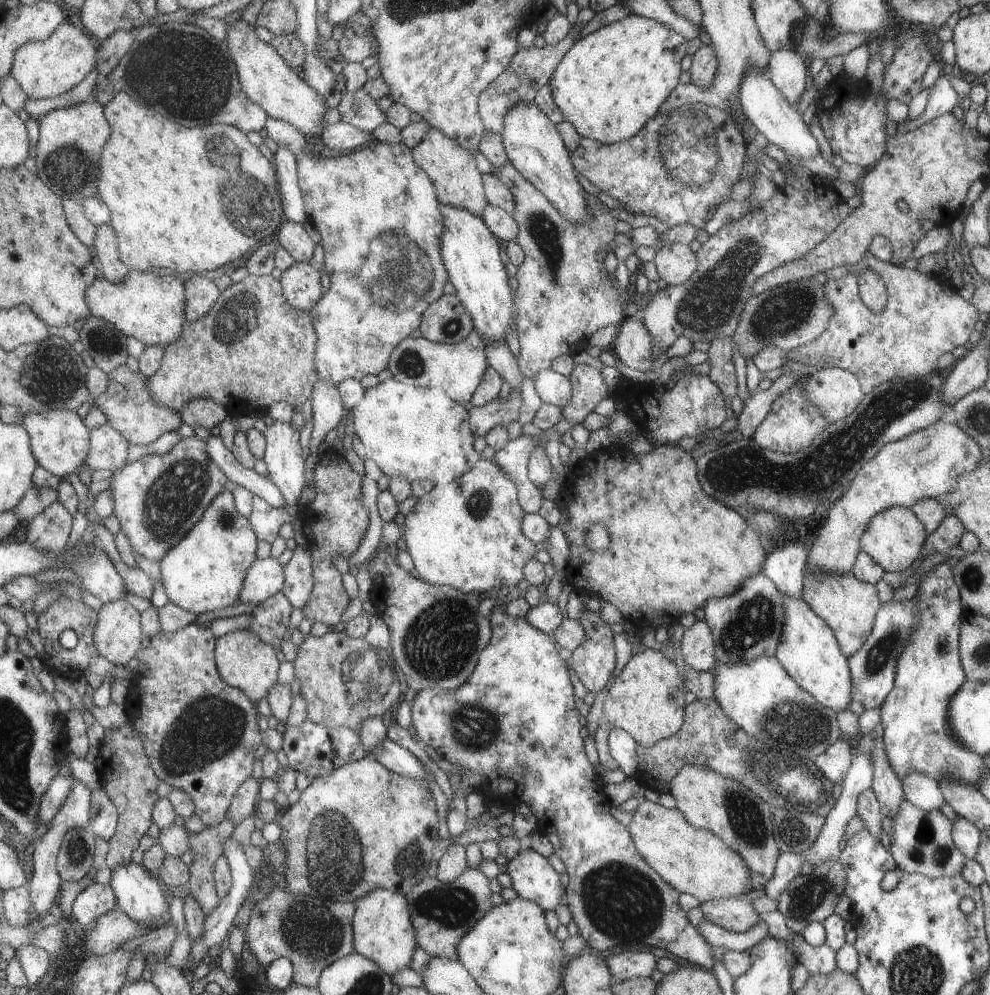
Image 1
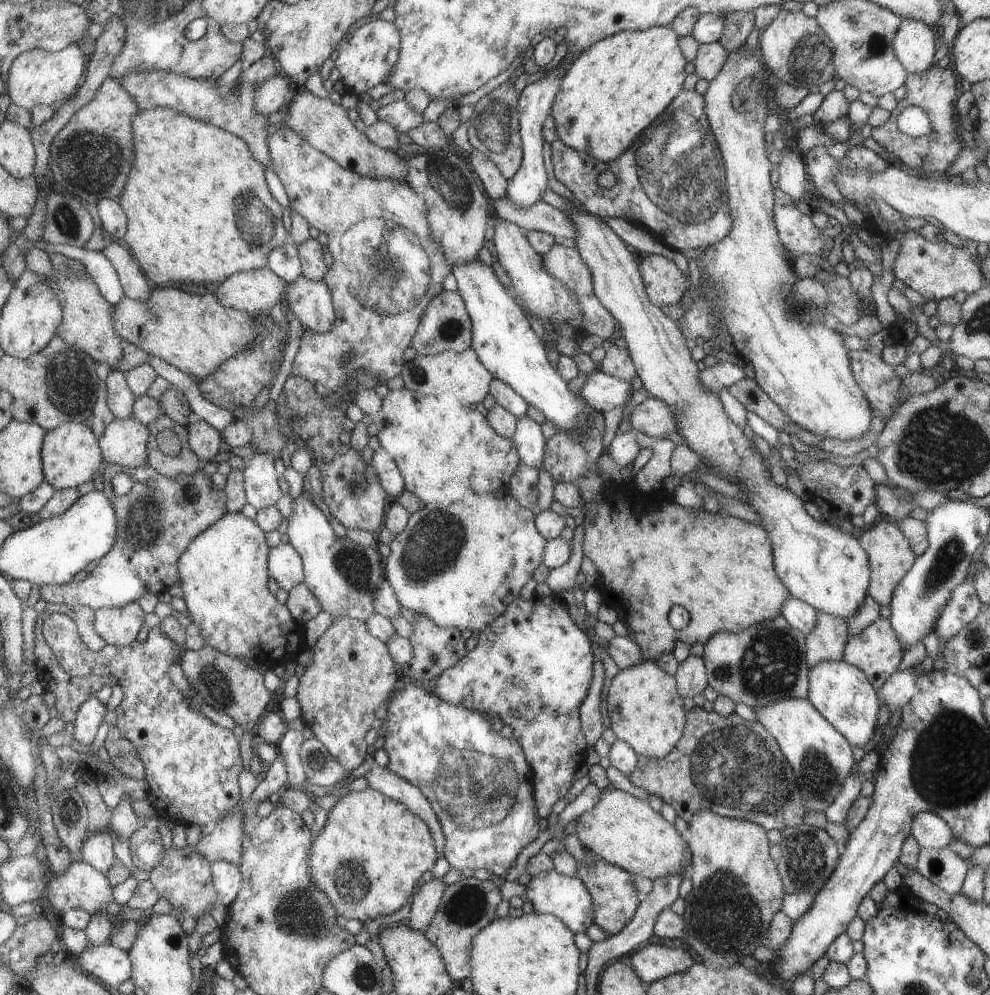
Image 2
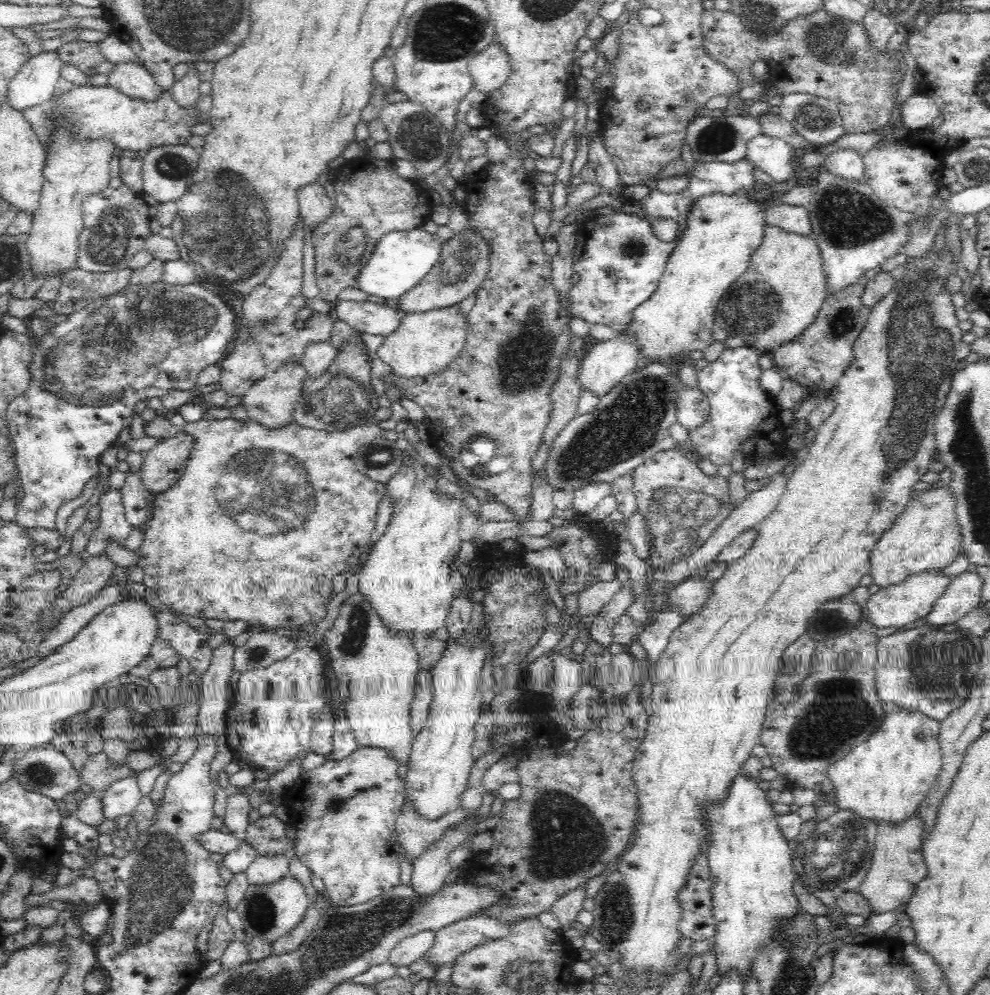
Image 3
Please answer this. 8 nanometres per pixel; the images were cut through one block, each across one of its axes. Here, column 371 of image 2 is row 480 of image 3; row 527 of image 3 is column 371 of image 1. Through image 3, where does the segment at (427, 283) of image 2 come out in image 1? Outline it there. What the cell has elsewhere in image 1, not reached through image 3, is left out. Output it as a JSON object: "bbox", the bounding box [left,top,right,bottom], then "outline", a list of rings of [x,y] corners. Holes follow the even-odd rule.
{"bbox":[264,117,448,385],"outline":[[[267,117],[264,127],[267,136],[278,147],[285,146],[293,154],[298,176],[297,188],[301,192],[301,200],[303,200],[307,220],[319,233],[319,243],[322,246],[324,254],[322,268],[330,282],[326,294],[323,294],[321,300],[318,300],[315,306],[309,310],[317,338],[316,355],[313,356],[313,360],[316,361],[317,380],[325,380],[325,382],[331,382],[331,384],[336,385],[343,378],[355,378],[359,380],[366,374],[379,374],[381,370],[388,366],[388,359],[393,348],[396,348],[397,344],[405,337],[413,336],[413,332],[417,332],[417,328],[421,326],[424,311],[427,310],[430,302],[433,302],[443,294],[443,284],[448,281],[447,271],[439,256],[441,232],[443,232],[443,218],[441,218],[435,186],[432,184],[428,173],[423,172],[412,159],[412,150],[401,142],[386,144],[373,139],[370,143],[360,147],[360,150],[351,152],[350,154],[321,158],[315,156],[316,147],[314,143],[302,135],[293,125],[287,124],[285,121]]]}

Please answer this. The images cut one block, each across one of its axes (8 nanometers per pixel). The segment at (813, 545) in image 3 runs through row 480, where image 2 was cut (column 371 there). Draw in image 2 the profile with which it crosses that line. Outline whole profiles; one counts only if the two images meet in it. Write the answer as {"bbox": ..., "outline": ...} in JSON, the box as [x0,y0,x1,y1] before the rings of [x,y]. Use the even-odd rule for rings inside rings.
{"bbox":[309,786,435,924],"outline":[[[369,786],[343,792],[327,816],[309,855],[309,874],[317,888],[332,901],[343,922],[355,918],[363,924],[378,915],[397,913],[417,878],[435,860],[434,838],[425,820]]]}

